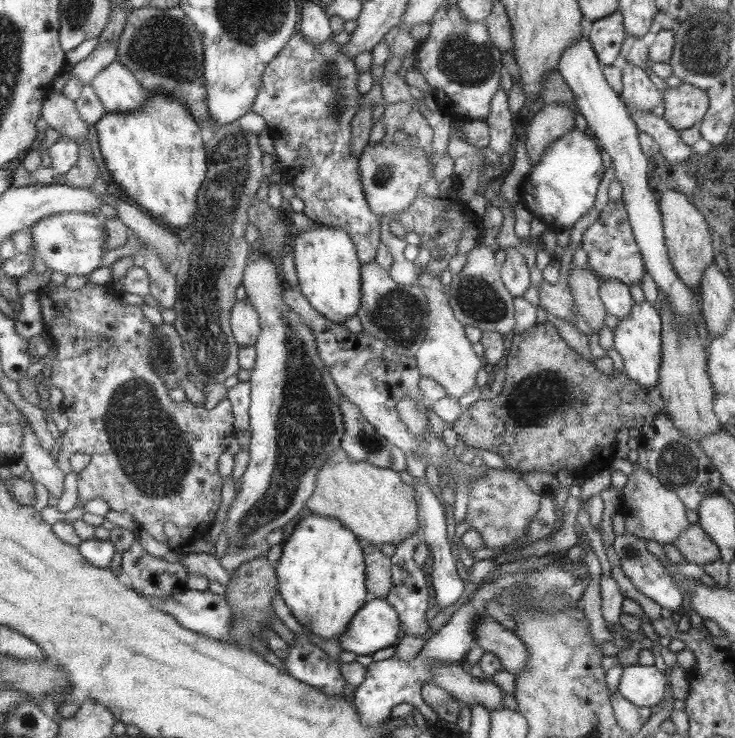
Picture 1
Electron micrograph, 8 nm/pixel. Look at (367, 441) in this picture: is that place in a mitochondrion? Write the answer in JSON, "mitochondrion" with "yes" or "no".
{"mitochondrion":"yes"}

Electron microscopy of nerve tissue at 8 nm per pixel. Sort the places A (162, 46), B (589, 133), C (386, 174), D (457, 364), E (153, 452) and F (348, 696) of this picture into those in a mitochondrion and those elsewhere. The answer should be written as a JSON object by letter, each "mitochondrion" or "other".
{"A":"mitochondrion","B":"other","C":"mitochondrion","D":"other","E":"mitochondrion","F":"other"}

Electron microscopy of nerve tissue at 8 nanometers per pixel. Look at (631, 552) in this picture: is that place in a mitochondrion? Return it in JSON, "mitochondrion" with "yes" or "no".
{"mitochondrion":"yes"}

